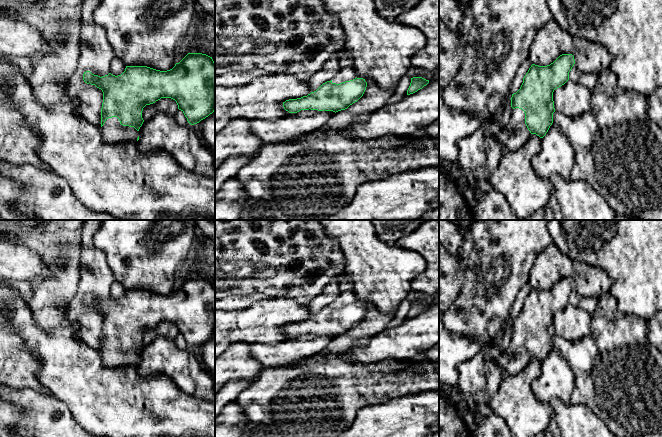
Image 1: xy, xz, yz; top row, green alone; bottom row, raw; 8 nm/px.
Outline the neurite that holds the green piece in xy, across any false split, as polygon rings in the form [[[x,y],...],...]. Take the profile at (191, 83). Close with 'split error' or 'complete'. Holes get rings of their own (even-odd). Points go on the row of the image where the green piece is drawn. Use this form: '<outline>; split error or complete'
[[[188,53],[172,69],[167,71],[160,71],[147,66],[126,66],[125,71],[118,76],[109,73],[100,77],[86,71],[83,74],[83,80],[87,84],[95,85],[103,92],[100,130],[104,142],[108,144],[120,144],[125,141],[137,142],[139,140],[138,131],[144,122],[142,118],[143,108],[161,98],[175,100],[178,109],[184,113],[191,125],[199,123],[215,111],[215,62],[212,57],[202,53]]]; split error

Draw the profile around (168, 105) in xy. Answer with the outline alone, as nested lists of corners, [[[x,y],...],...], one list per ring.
[[[161,98],[155,103],[146,105],[143,108],[142,118],[144,121],[148,121],[158,112],[166,112],[174,116],[178,110],[178,105],[175,100],[171,98]]]

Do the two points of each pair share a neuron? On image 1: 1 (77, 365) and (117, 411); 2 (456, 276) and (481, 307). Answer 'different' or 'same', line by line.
1: same
2: different

